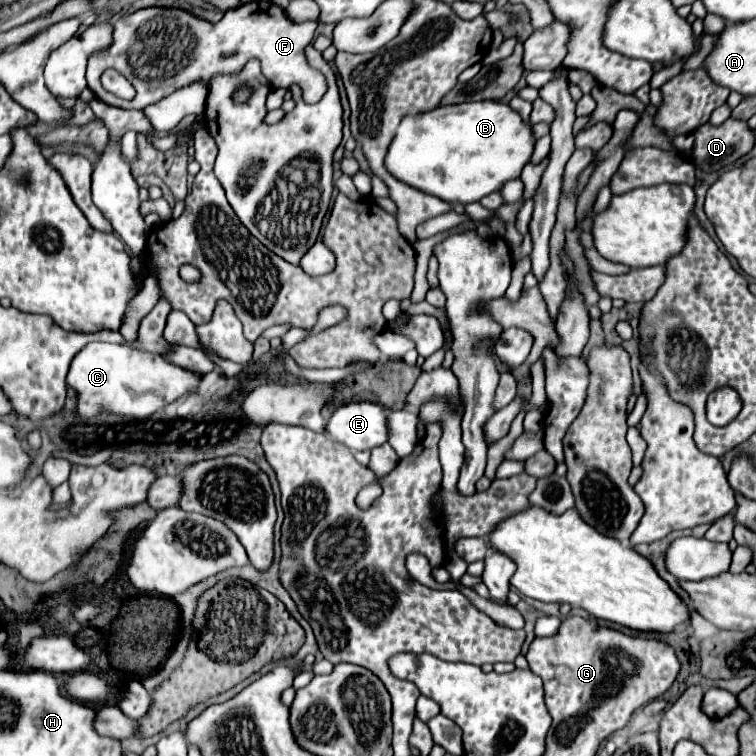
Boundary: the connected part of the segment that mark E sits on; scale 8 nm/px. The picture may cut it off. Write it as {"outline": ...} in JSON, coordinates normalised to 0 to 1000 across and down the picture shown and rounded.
{"outline":[[[462,532],[448,537],[430,563],[430,574],[464,593],[491,595],[512,585],[512,542],[491,532]]]}

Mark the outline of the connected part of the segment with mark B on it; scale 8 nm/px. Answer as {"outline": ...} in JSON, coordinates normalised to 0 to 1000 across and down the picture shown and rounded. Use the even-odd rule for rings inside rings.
{"outline":[[[642,132],[642,135],[612,135],[599,140],[581,140],[567,148],[549,148],[538,151],[515,190],[512,206],[509,206],[509,222],[533,243],[552,249],[557,254],[565,254],[570,259],[578,259],[594,270],[610,267],[634,267],[639,259],[663,251],[663,246],[684,235],[694,220],[694,214],[705,204],[708,183],[702,177],[700,164],[689,159],[689,153],[676,146],[665,135]]]}

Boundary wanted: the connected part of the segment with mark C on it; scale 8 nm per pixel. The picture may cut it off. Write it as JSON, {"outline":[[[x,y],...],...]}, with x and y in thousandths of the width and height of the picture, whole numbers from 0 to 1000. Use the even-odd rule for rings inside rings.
{"outline":[[[120,452],[97,474],[89,495],[89,508],[104,524],[102,548],[110,556],[128,553],[134,545],[157,553],[189,556],[216,542],[221,534],[253,524],[263,513],[266,500],[269,495],[263,492],[245,489],[218,476],[213,468],[184,463],[168,452],[165,455]]]}

